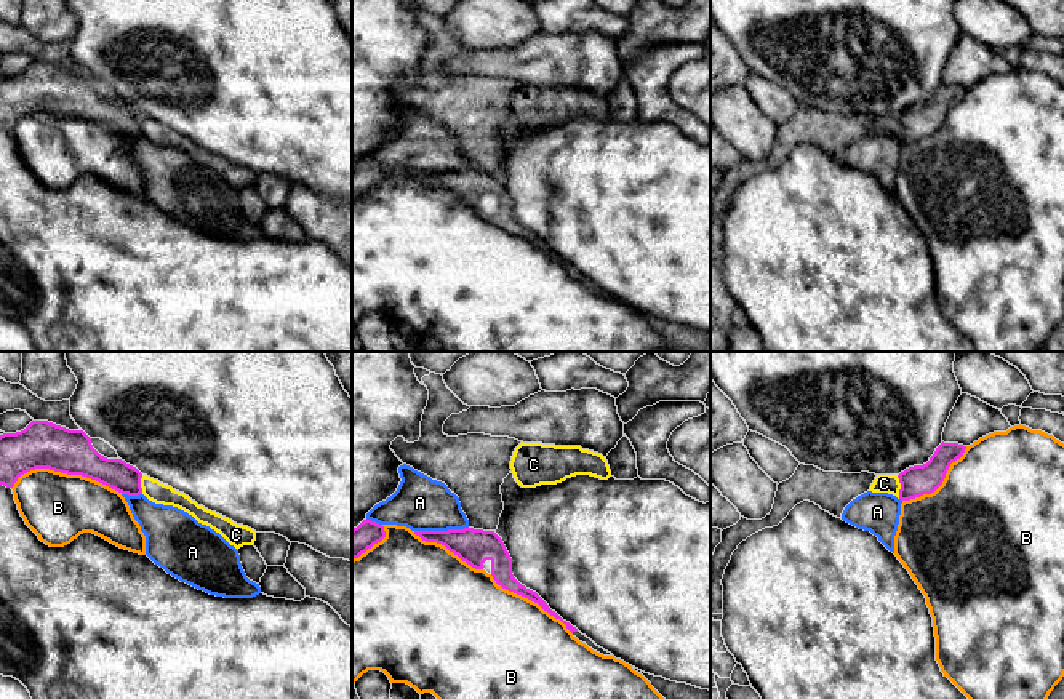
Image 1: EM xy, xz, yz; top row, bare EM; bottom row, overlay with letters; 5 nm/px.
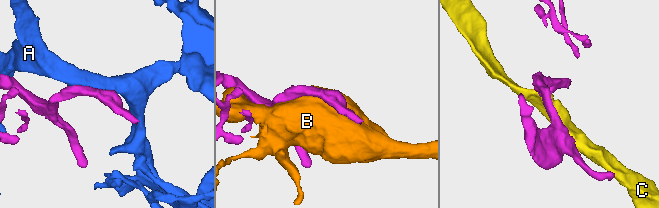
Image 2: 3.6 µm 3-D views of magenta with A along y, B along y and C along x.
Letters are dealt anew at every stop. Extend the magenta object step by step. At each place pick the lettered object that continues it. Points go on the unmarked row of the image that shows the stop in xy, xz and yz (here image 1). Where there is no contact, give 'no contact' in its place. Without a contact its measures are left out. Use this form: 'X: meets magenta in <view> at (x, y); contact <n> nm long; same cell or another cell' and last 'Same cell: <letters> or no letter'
A: meets magenta in xz at (440, 173); contact 280 nm long; another cell
B: meets magenta in xy at (66, 114); contact 550 nm long; another cell
C: meets magenta in yz at (901, 128); contact 120 nm long; another cell
Same cell: no letter

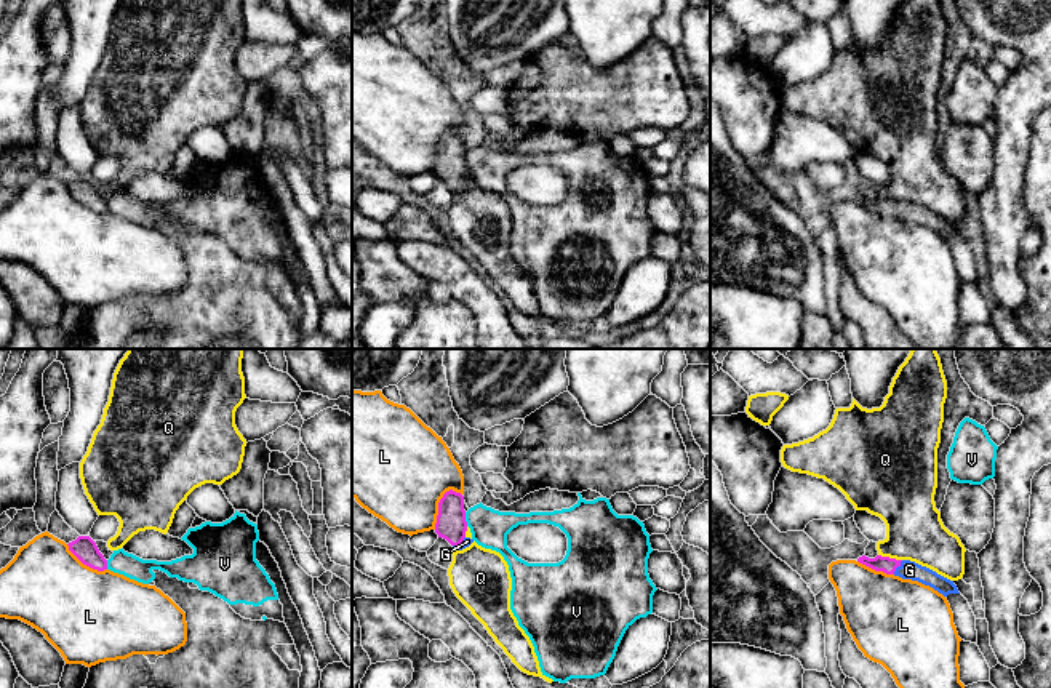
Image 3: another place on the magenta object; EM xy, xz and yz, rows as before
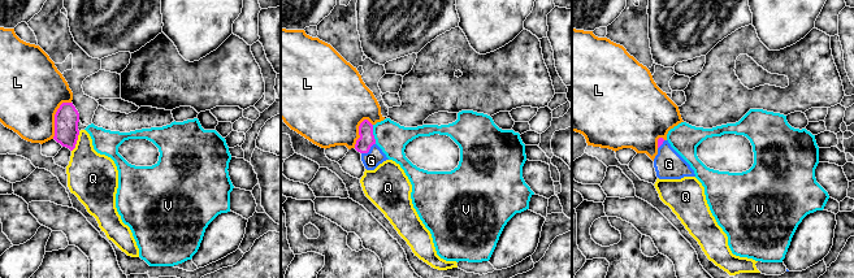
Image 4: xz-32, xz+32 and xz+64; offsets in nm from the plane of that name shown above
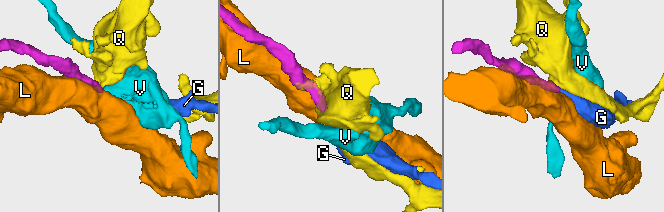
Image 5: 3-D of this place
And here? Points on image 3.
G: meets magenta in yz at (898, 207); contact 90 nm long; same cell
L: meets magenta in xz at (439, 146); contact 240 nm long; another cell
Q: meets magenta in yz at (888, 199); contact 120 nm long; another cell
V: meets magenta in xz at (464, 160); contact 70 nm long; another cell
Same cell: G

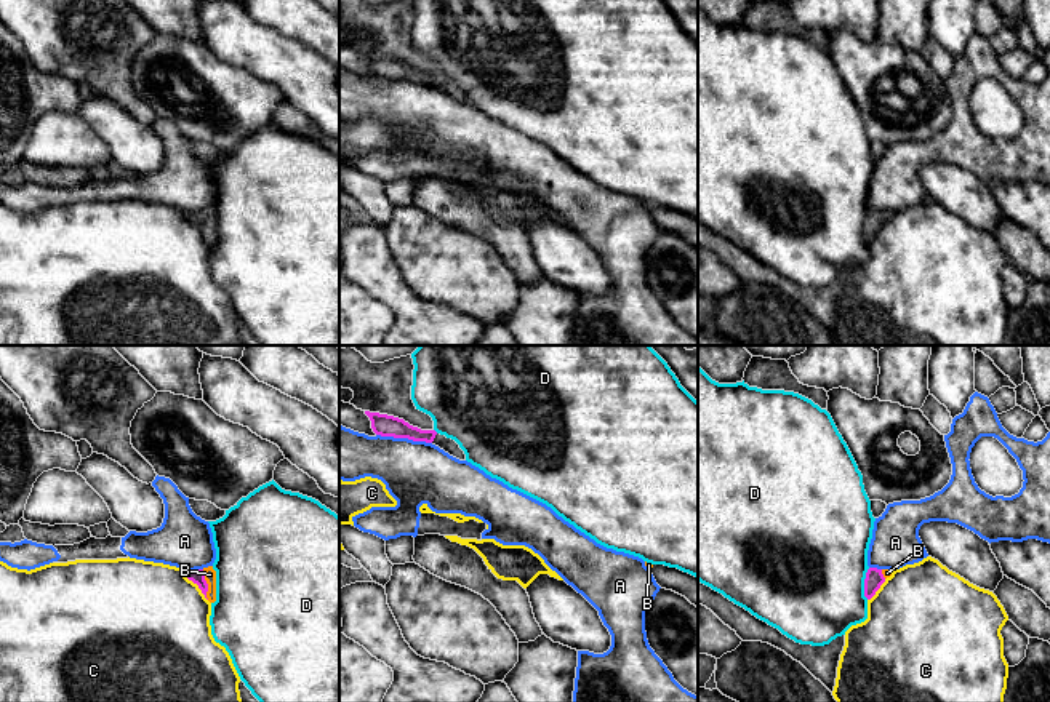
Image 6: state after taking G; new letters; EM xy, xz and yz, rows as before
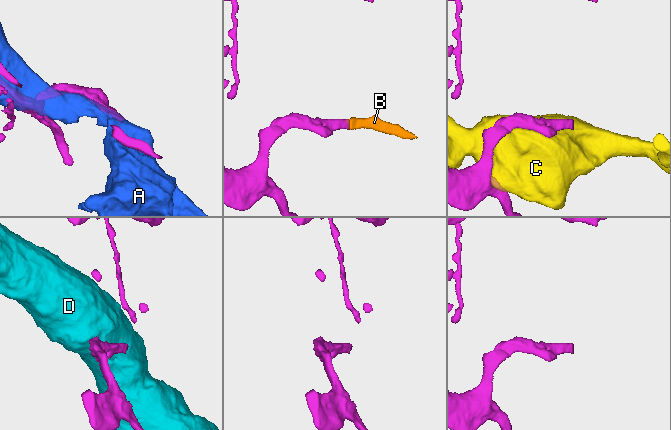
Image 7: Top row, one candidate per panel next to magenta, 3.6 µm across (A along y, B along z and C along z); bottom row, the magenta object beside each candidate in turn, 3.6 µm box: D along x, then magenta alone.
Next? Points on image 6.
A: meets magenta in xz at (404, 79); contact 280 nm long; another cell
B: meets magenta in xy at (207, 226); contact 160 nm long; same cell
C: meets magenta in xy at (197, 226); contact 200 nm long; another cell
D: meets magenta in yz at (865, 226); contact 160 nm long; another cell
Same cell: B

